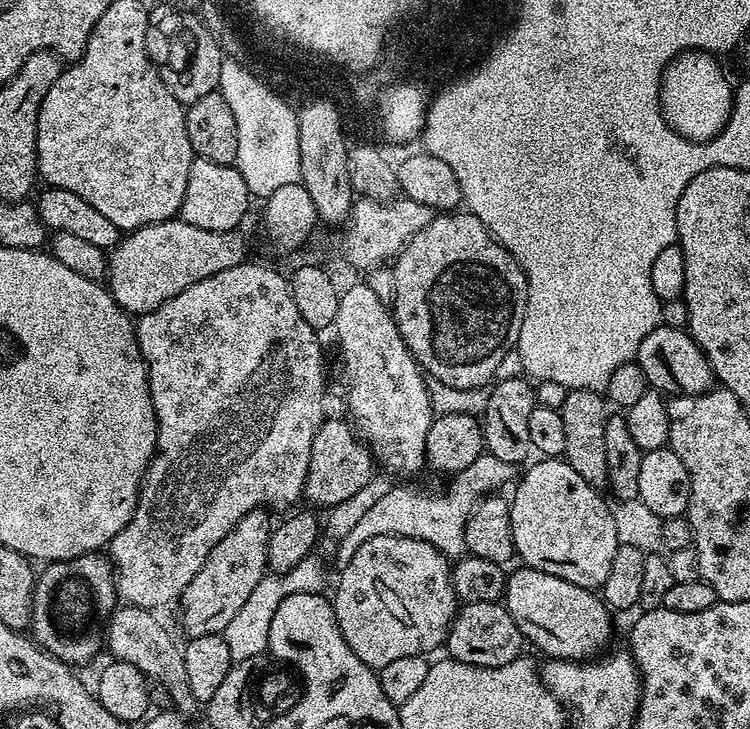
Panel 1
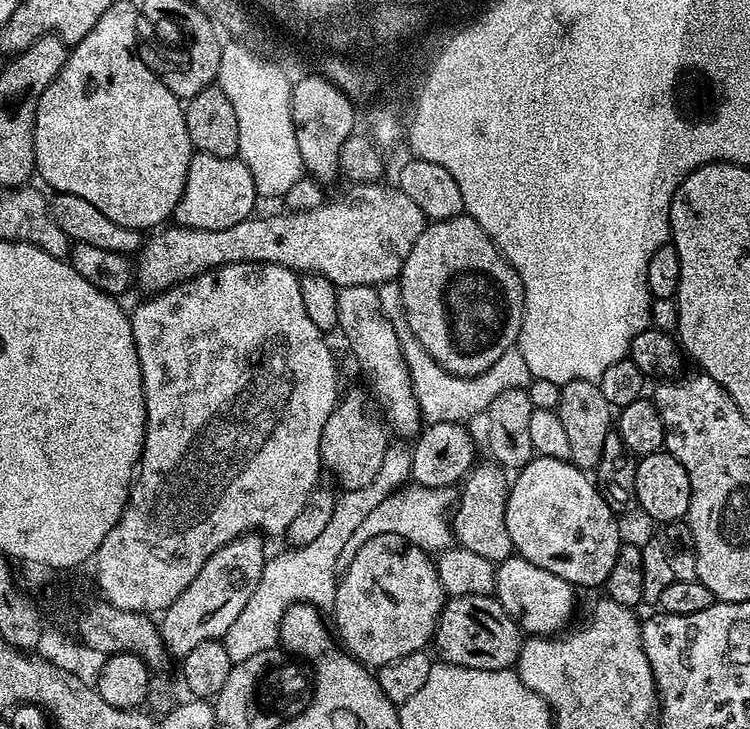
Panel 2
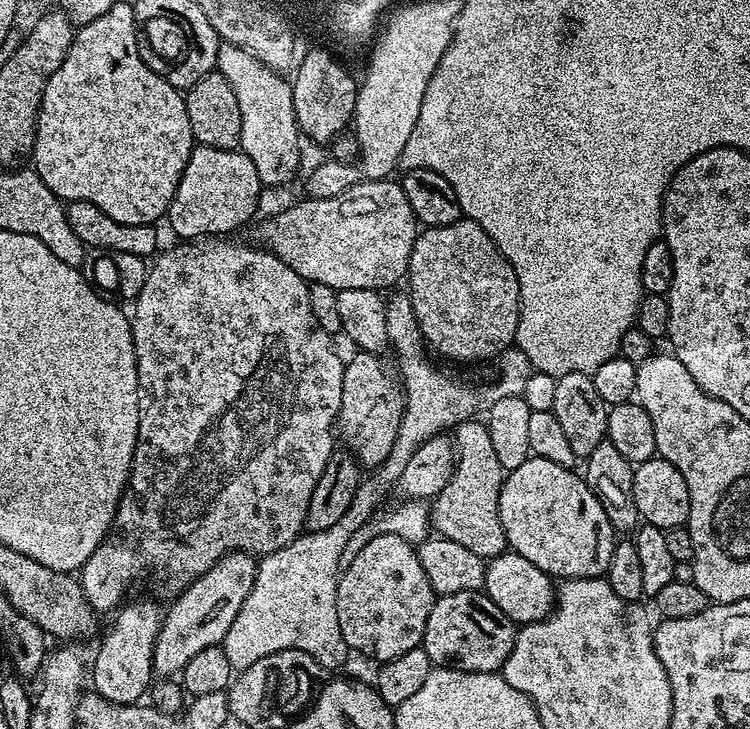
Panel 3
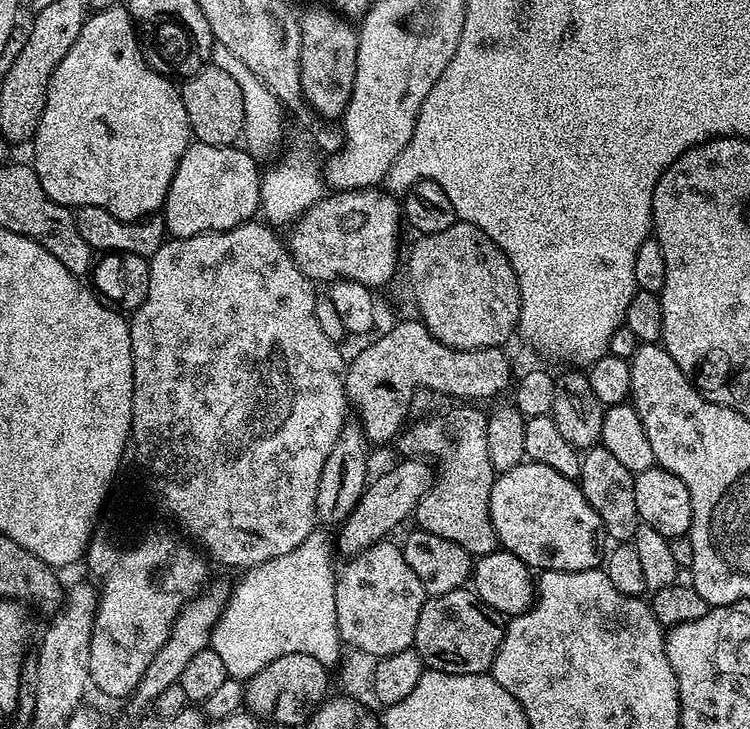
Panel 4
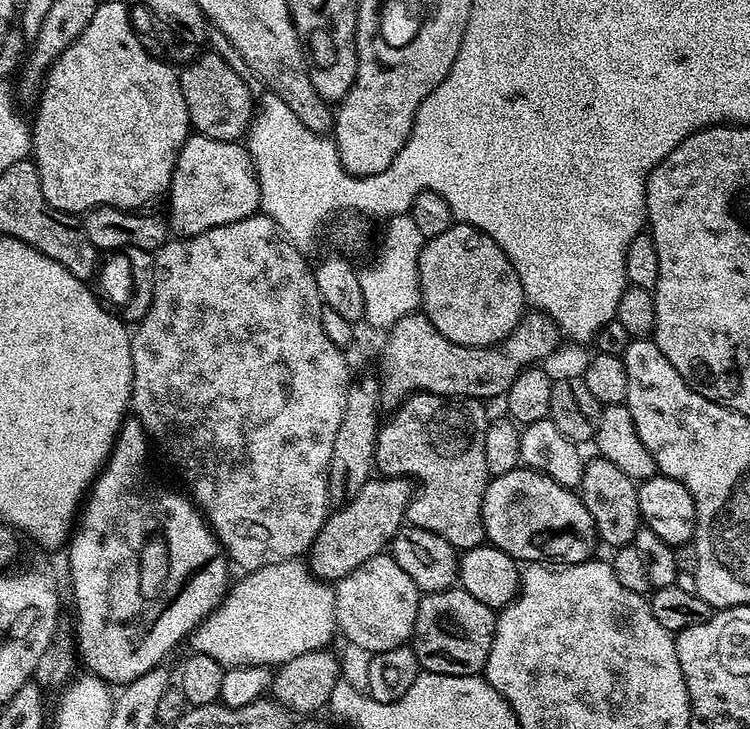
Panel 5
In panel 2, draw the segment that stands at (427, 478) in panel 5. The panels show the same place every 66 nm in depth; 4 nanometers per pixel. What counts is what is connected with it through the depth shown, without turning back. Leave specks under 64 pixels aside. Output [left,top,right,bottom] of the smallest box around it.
[450,463,514,565]

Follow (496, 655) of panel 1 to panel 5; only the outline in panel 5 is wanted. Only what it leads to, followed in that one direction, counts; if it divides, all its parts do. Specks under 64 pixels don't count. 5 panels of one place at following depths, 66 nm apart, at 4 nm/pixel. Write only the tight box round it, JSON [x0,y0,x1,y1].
[410,586,497,676]

